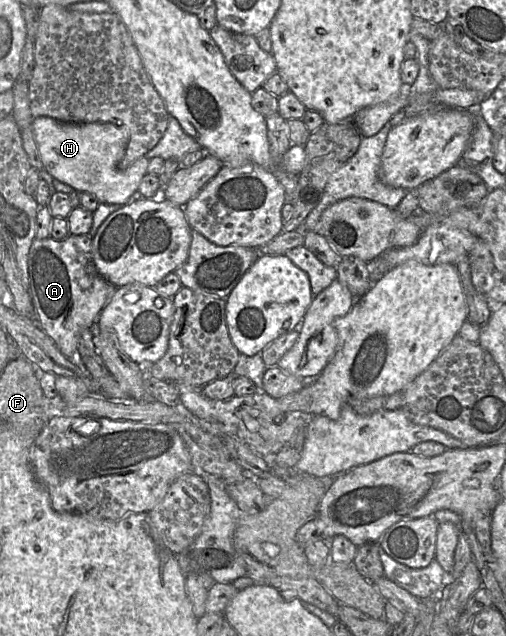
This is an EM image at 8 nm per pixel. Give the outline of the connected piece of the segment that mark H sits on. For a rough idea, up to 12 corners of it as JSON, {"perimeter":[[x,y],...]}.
{"perimeter":[[33,118],[44,169],[99,203],[127,204],[145,155],[120,165],[125,125]]}

